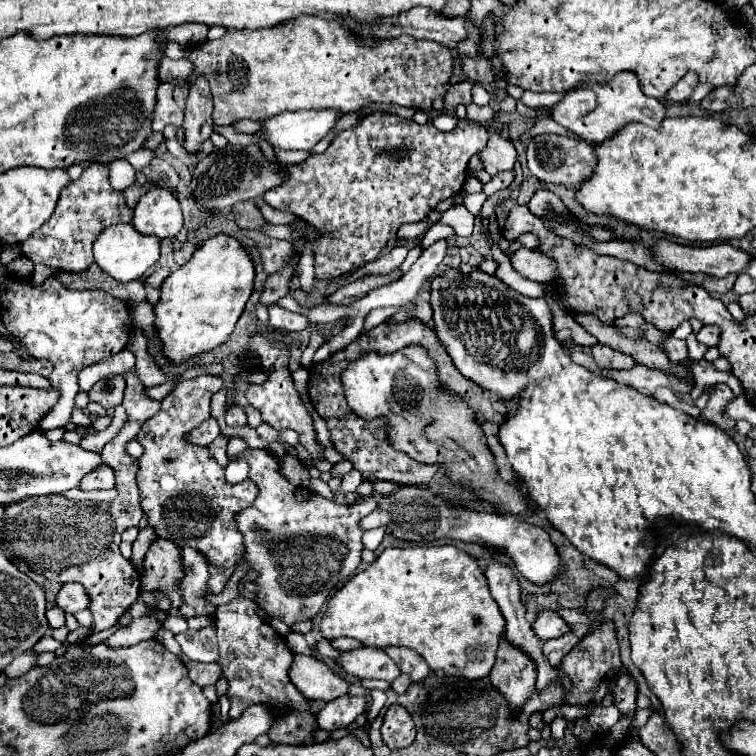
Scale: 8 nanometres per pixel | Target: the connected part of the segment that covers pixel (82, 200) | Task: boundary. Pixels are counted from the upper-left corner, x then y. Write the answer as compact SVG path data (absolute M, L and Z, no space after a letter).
M90 164L78 180L62 190L54 216L38 228L38 232L30 234L30 238L22 244L22 254L34 264L46 264L50 268L78 274L92 264L92 242L102 228L122 222L132 222L132 208L126 206L124 194L110 186L106 164Z

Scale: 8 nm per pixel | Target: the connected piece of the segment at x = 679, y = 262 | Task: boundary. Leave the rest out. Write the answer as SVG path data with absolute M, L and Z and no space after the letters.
M660 240L654 246L654 256L668 264L670 268L682 272L702 272L710 276L728 276L740 274L748 268L752 254L734 248L730 244L716 244L716 246L680 246L668 240Z

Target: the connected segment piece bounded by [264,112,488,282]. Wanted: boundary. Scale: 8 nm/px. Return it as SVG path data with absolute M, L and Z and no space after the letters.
M376 112L366 116L356 128L338 134L324 154L312 154L302 164L288 164L284 184L268 190L264 200L280 212L296 214L318 232L312 244L316 278L336 280L358 270L362 264L374 262L402 224L424 220L440 200L456 196L468 176L468 160L486 142L488 130L472 120L460 120L452 132L440 132L434 124L416 124L408 118L396 118L396 114Z

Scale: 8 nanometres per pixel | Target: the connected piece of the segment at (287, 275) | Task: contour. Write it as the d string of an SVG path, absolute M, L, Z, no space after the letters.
M290 266L282 268L282 270L276 272L276 274L270 274L268 280L266 280L266 284L264 284L264 292L262 292L262 298L260 298L260 300L262 300L266 306L270 306L270 304L274 304L278 298L286 296L286 294L290 292L288 282L290 282L292 276L294 276L294 270L292 270Z

